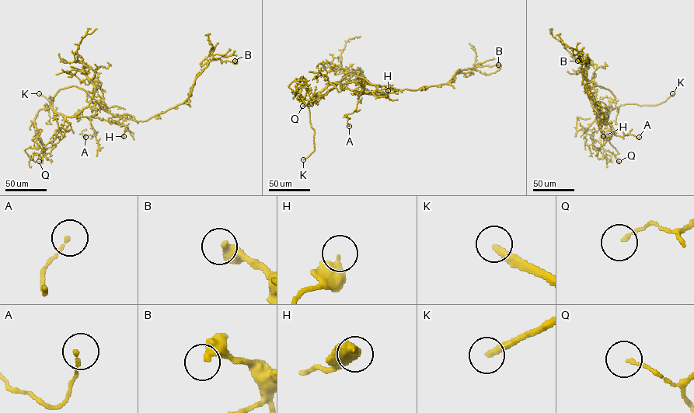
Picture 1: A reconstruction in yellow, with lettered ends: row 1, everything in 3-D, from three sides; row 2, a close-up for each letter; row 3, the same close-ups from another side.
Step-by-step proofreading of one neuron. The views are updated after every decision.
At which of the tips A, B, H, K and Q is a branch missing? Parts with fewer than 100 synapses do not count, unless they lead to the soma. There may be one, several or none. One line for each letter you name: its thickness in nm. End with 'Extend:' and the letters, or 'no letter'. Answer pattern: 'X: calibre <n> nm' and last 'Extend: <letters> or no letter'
K: calibre 280 nm
Extend: K

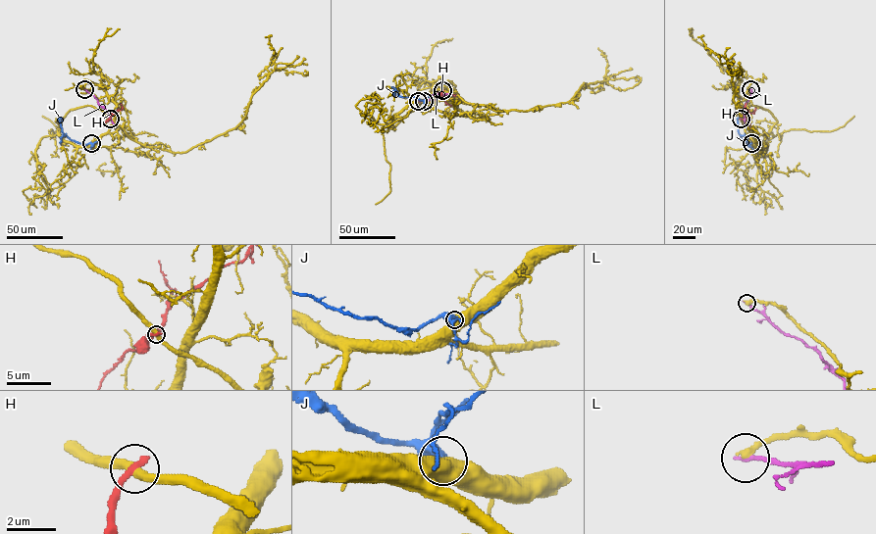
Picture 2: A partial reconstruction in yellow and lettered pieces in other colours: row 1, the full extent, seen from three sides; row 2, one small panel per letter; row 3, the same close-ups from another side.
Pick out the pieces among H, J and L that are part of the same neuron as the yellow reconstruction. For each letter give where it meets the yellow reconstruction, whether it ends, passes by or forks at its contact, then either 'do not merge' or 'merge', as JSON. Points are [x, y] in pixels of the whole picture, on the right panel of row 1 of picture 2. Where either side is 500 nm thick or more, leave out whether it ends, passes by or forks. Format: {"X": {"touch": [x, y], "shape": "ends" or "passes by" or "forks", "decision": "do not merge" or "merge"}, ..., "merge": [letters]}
{"H": {"touch": [741, 119], "shape": "ends", "decision": "do not merge"}, "J": {"touch": [751, 143], "decision": "do not merge"}, "L": {"touch": [750, 89], "shape": "ends", "decision": "do not merge"}, "merge": []}

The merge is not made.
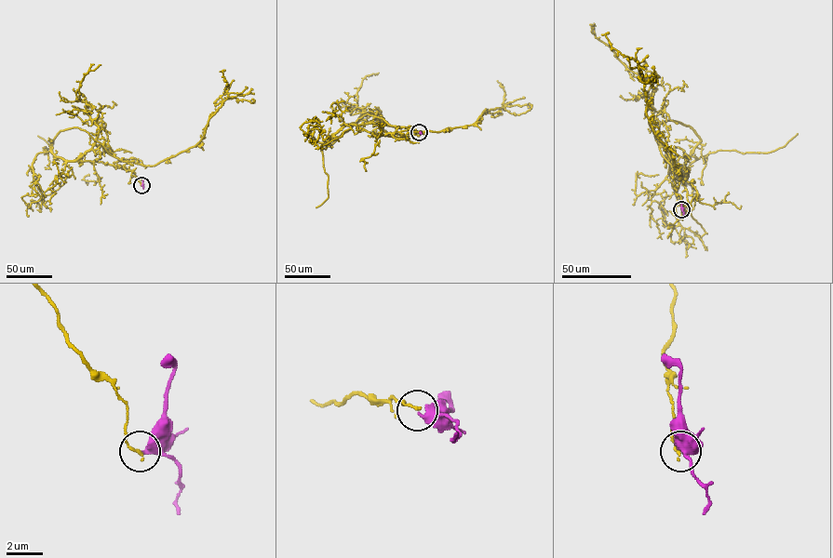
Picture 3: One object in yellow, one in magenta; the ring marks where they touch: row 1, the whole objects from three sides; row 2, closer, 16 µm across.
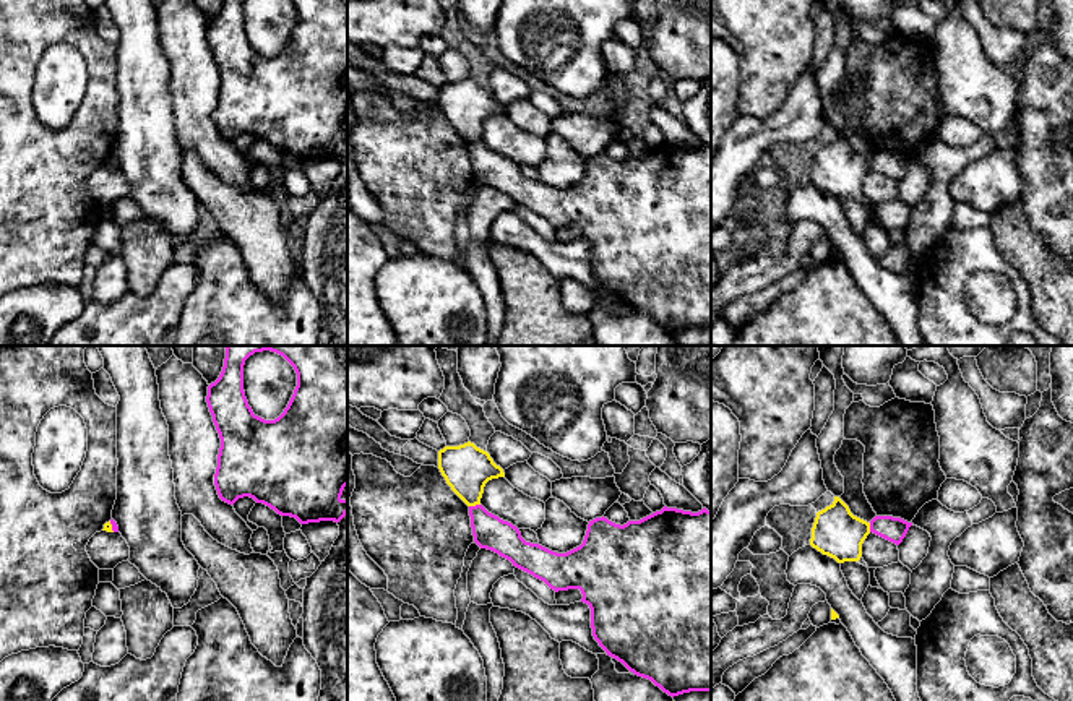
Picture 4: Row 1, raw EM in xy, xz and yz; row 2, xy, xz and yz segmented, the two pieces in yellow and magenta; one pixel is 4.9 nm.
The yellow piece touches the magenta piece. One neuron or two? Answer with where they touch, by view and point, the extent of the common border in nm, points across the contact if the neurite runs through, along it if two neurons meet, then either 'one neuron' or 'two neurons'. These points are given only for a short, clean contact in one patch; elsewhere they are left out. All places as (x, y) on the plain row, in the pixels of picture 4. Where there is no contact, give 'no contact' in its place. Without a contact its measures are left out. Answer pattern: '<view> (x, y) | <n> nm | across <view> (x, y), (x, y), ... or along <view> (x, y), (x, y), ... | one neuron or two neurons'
xz (474, 141) | 60 nm | along xz (479, 140), (469, 143) | two neurons

